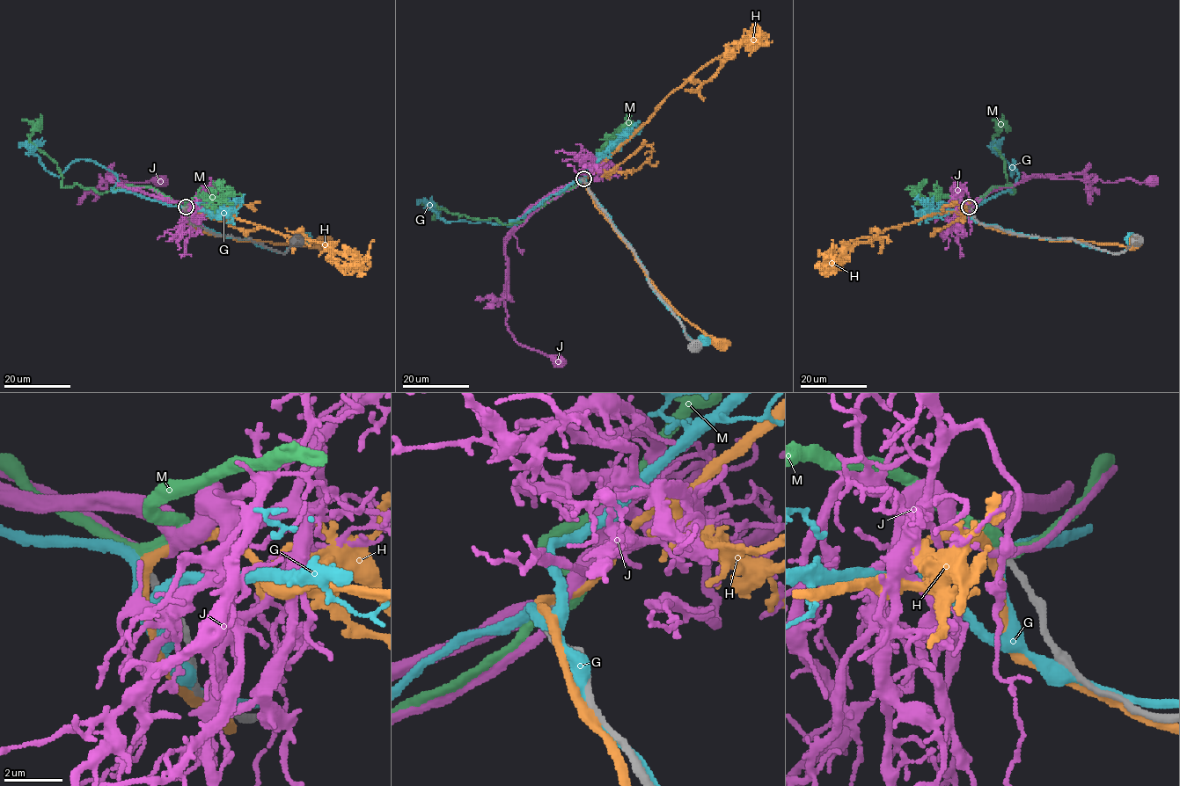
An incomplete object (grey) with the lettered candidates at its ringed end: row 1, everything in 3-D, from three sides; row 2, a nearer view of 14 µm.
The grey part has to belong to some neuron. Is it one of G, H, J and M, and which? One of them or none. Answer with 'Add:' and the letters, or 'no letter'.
Add: M

